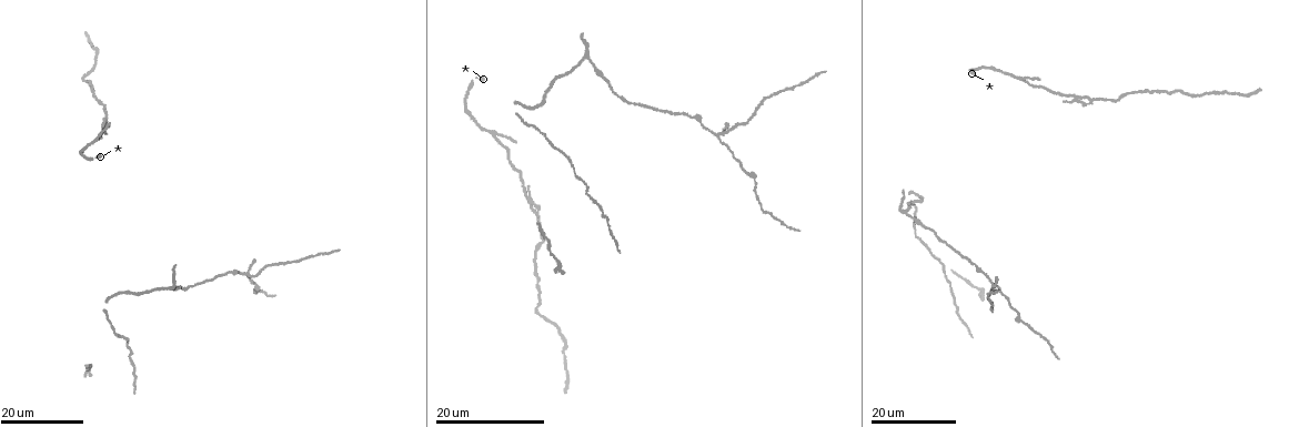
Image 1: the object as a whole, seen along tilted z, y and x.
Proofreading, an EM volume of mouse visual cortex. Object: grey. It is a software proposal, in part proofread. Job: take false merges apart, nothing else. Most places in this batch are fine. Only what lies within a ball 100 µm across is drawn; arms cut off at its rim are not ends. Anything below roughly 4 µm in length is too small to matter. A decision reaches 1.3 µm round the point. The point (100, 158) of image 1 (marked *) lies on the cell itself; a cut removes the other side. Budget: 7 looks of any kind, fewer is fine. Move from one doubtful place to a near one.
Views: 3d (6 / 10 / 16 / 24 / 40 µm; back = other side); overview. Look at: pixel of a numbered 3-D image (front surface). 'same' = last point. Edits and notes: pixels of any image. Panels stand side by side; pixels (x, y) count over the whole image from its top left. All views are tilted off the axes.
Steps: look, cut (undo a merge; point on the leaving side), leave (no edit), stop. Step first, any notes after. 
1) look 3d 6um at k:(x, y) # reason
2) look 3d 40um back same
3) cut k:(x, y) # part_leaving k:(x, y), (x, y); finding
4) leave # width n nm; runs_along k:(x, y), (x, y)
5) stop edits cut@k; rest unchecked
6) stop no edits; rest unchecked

look 3d 24um at 1:(493, 135) # three-way junction

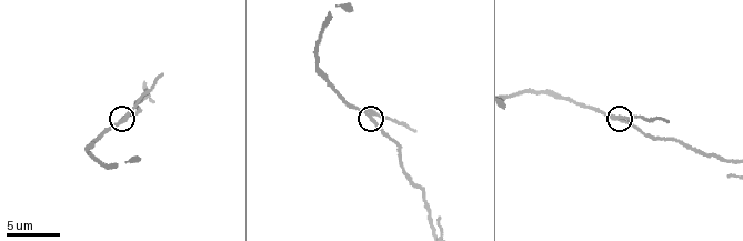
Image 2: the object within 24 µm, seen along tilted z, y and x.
look 3d 10um at 2:(373, 115)

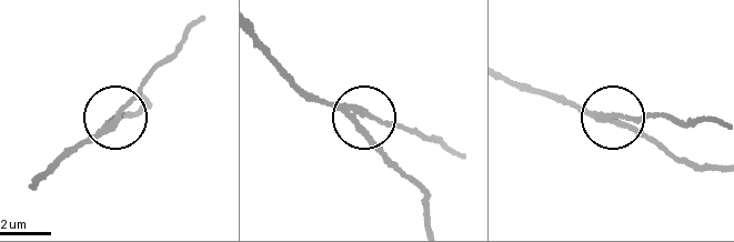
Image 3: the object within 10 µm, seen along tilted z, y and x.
cut 3:(124, 106) # part_leaving 3:(102, 130), (117, 122), (200, 17); a second cell is stuck on

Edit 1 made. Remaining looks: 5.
look 3d 16um at 1:(921, 227) # calibre changes

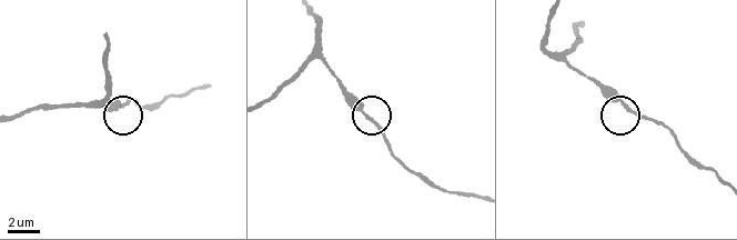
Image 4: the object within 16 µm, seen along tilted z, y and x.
look 3d 10um at 4:(626, 104)

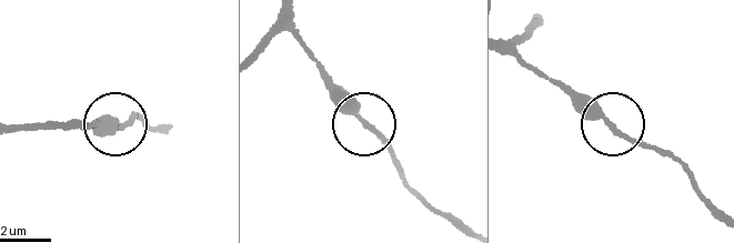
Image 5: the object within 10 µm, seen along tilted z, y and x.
leave # all the same cell

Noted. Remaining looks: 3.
look 3d 24um at 1:(692, 117) # sudden change in width

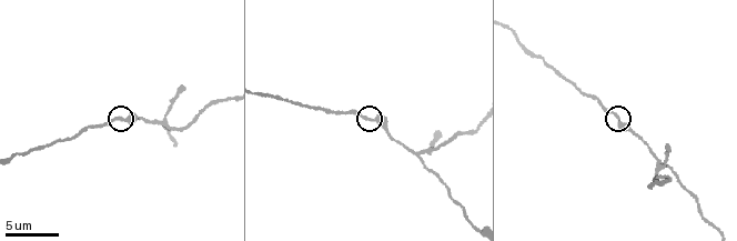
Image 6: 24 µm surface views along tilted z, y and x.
look 3d 6um at 6:(620, 119)

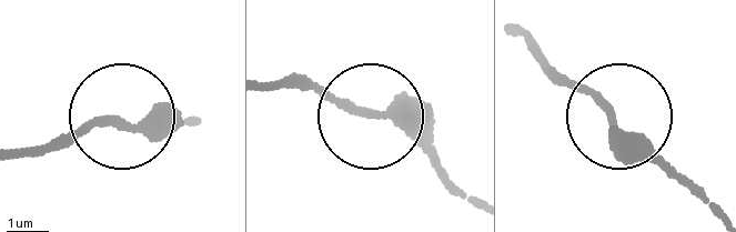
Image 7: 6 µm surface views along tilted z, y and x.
look 3d 6um back at 7:(365, 112)

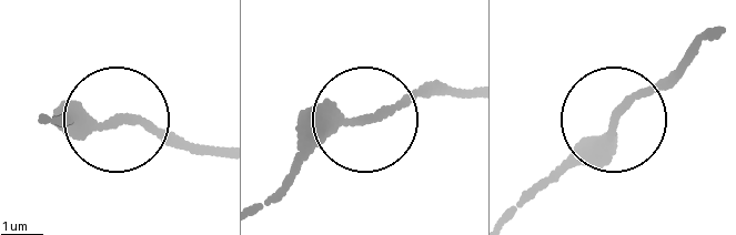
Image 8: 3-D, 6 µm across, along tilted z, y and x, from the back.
leave # width 220 nm; runs_along 8:(463, 88), (422, 89), (345, 123), (261, 203); one cell here

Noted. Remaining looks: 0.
stop edits cut@3; rest unchecked

